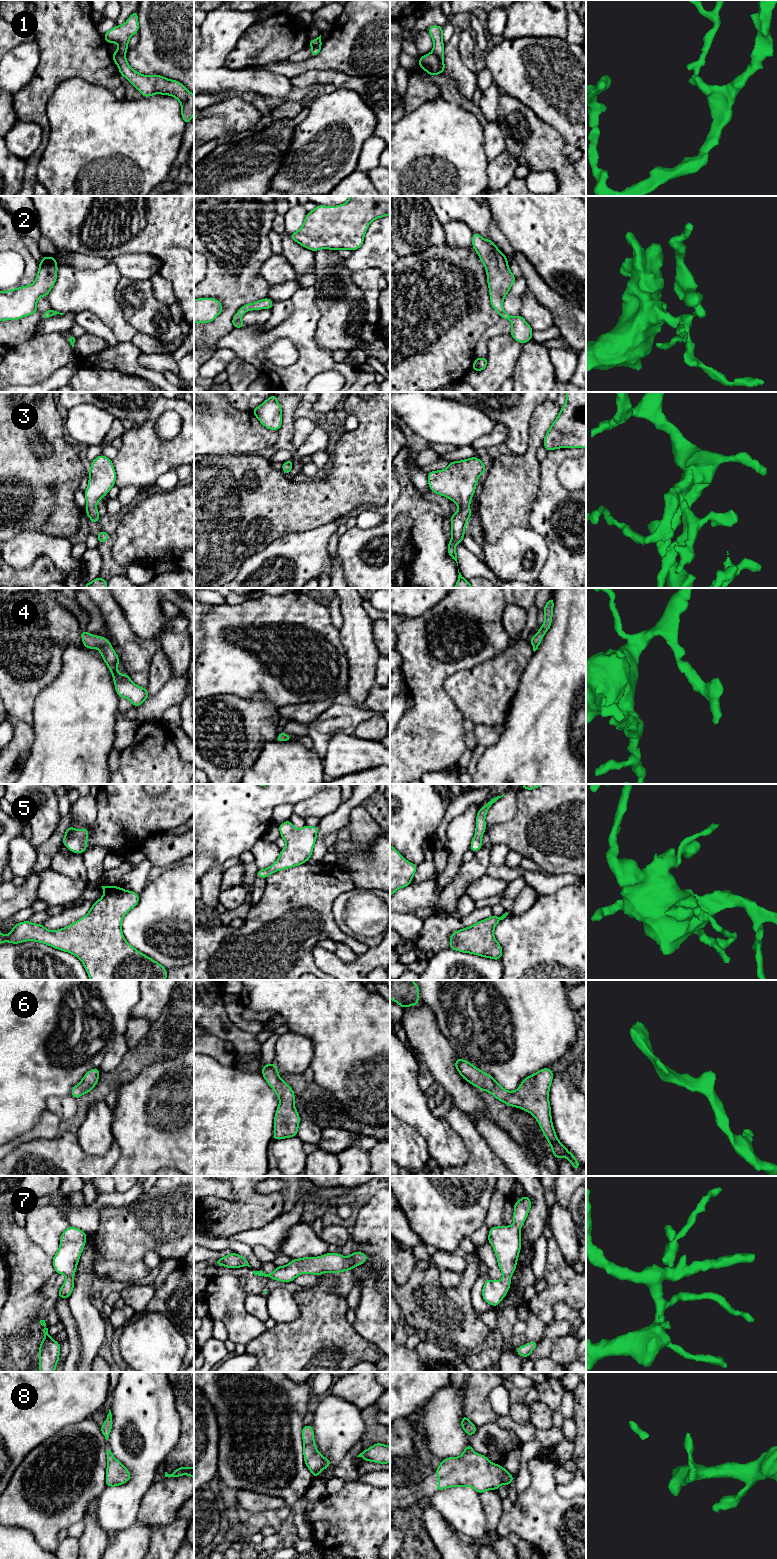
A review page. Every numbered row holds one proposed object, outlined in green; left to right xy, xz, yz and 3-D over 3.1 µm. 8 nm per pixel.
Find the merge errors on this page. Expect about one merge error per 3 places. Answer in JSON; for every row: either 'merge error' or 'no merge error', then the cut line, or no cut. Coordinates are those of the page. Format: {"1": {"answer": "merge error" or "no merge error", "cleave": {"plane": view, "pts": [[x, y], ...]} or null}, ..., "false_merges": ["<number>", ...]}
{"1": {"answer": "merge error", "cleave": {"plane": "yz", "pts": [[433, 51], [438, 59], [438, 69], [440, 72]]}}, "2": {"answer": "no merge error", "cleave": null}, "3": {"answer": "no merge error", "cleave": null}, "4": {"answer": "no merge error", "cleave": null}, "5": {"answer": "no merge error", "cleave": null}, "6": {"answer": "no merge error", "cleave": null}, "7": {"answer": "no merge error", "cleave": null}, "8": {"answer": "no merge error", "cleave": null}, "false_merges": ["1"]}

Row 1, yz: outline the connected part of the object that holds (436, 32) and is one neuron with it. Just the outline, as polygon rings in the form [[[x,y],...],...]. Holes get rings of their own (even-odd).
[[[432,25],[428,28],[428,32],[433,39],[433,52],[439,59],[440,73],[445,71],[444,65],[444,44],[443,44],[443,28],[438,25]]]

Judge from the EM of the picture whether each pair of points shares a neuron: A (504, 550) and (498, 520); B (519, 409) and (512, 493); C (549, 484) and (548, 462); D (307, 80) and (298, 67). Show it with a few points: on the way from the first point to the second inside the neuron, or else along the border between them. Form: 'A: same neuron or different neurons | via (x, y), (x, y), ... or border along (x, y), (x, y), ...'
A: different neurons | border along (524, 527), (511, 526), (493, 542)
B: different neurons | border along (528, 434), (528, 447), (523, 453), (507, 451)
C: same neuron | via (549, 479), (549, 467)
D: different neurons | border along (325, 69), (309, 69), (290, 78)

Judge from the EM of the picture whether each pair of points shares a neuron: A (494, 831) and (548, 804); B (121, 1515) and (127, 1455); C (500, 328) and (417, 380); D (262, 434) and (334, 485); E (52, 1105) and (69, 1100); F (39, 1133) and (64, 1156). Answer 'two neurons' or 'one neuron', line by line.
A: one neuron
B: one neuron
C: two neurons
D: two neurons
E: one neuron
F: two neurons

